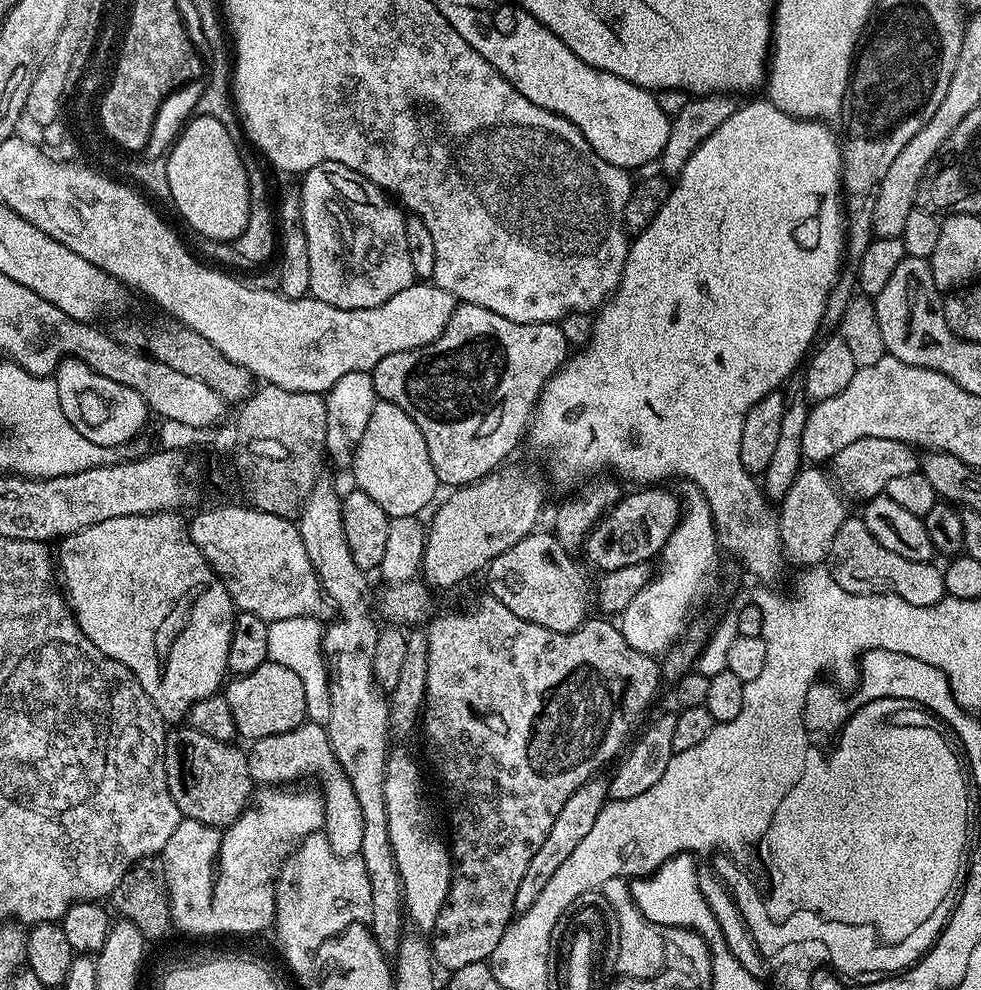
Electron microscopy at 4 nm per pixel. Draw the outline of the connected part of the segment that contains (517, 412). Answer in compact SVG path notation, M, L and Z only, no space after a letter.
M463 302L457 303L454 314L450 322L442 330L442 334L434 342L430 342L421 348L414 350L402 350L398 354L390 354L378 362L370 373L374 382L374 390L379 399L386 402L394 402L394 406L402 406L410 418L422 430L426 438L426 450L430 450L430 466L434 466L434 474L441 485L461 486L475 483L483 479L489 473L497 471L503 465L503 460L515 450L520 442L520 435L529 431L532 417L536 411L536 399L539 398L541 390L546 386L546 382L555 372L559 372L564 367L564 361L570 355L569 337L564 335L564 329L559 323L550 324L519 324L510 318L502 318L502 314L494 314L494 310L486 310L486 306L474 306Z

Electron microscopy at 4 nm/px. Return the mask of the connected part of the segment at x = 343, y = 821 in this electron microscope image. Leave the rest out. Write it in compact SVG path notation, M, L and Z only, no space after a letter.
M305 722L294 730L251 741L249 748L252 749L247 749L246 752L248 765L257 785L288 786L291 785L288 784L291 780L300 780L303 776L320 776L319 787L324 798L324 823L330 846L341 854L359 853L362 834L366 831L366 817L358 802L358 794L354 794L354 786L336 761L325 725Z

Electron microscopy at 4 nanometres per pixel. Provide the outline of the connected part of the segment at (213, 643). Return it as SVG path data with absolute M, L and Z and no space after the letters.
M173 510L106 518L106 522L63 537L58 544L58 576L82 634L86 634L102 654L122 662L122 666L136 675L142 690L146 690L150 702L154 702L166 722L183 721L194 702L213 695L221 687L226 676L234 615L228 588L212 571L180 515Z

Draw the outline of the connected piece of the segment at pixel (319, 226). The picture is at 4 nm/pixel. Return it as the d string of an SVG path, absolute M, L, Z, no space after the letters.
M325 162L314 166L303 173L302 180L304 185L299 185L298 191L306 242L310 250L308 291L315 299L346 310L373 308L394 298L398 290L406 290L411 286L414 277L410 266L410 250L406 246L405 213L393 203L389 193L362 174L338 162Z

